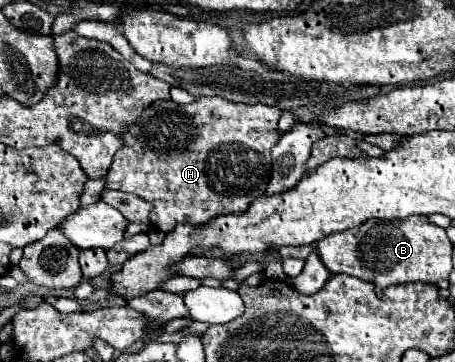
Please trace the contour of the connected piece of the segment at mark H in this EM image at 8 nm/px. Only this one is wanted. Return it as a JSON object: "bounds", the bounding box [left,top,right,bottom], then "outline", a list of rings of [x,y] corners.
{"bounds":[104,96,278,234],"outline":[[[202,96],[184,106],[174,100],[158,100],[144,108],[136,122],[122,134],[124,146],[116,152],[112,166],[104,176],[106,190],[132,192],[152,204],[150,222],[164,234],[172,232],[180,222],[202,226],[218,216],[242,214],[252,200],[264,194],[270,180],[270,148],[278,142],[278,118],[278,108],[236,104],[220,96]]]}

